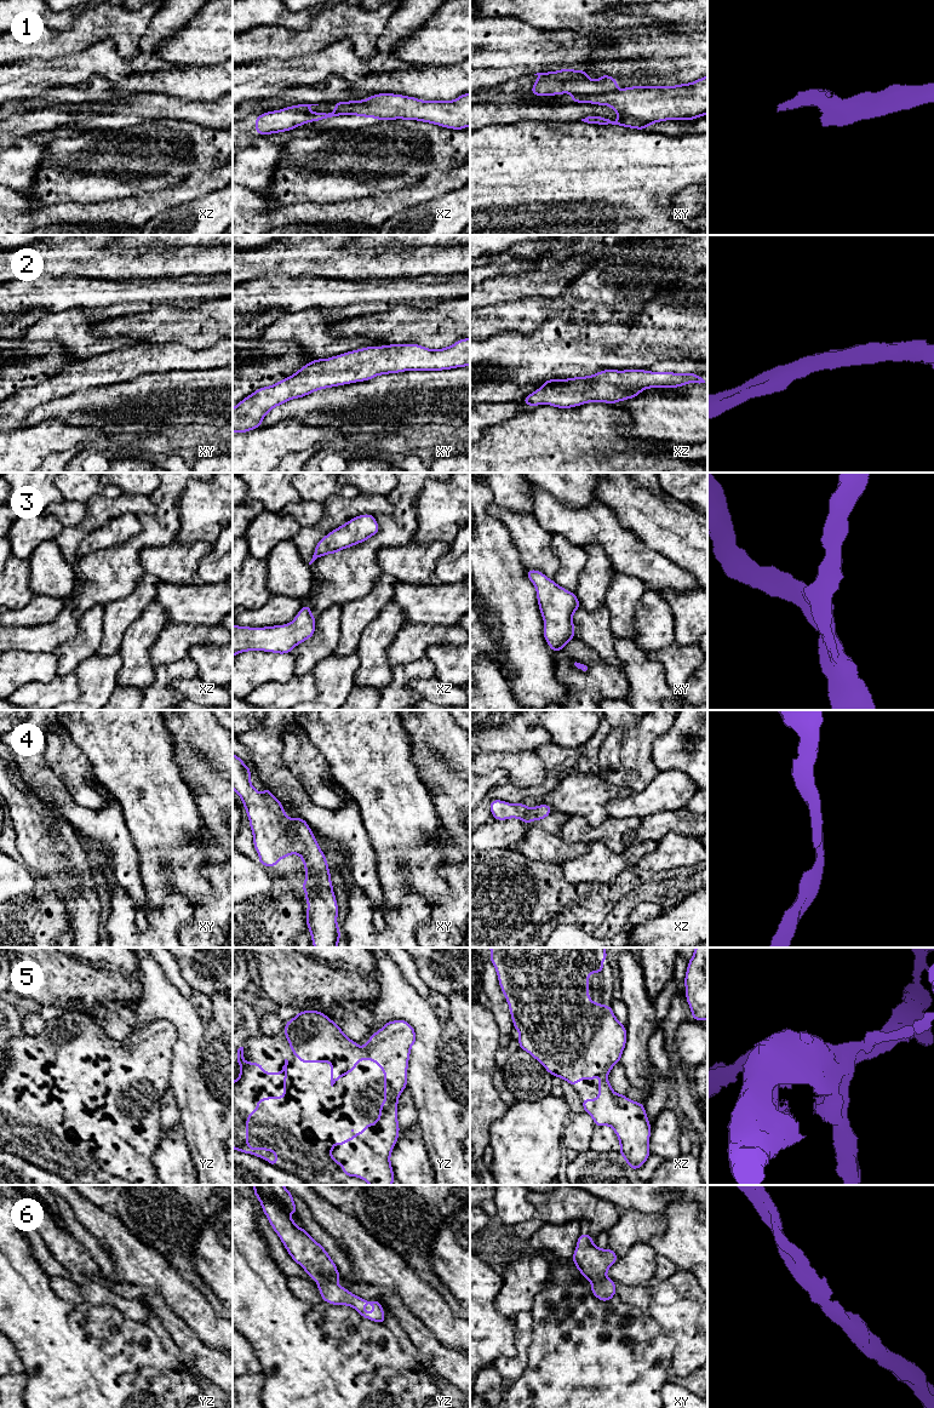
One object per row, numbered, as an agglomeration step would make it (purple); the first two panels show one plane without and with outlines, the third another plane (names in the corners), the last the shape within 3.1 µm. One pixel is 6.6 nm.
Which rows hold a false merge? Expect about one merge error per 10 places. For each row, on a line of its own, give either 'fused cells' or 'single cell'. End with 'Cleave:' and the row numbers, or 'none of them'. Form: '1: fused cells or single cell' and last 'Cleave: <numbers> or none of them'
1: fused cells
2: single cell
3: single cell
4: single cell
5: single cell
6: single cell
Cleave: 1

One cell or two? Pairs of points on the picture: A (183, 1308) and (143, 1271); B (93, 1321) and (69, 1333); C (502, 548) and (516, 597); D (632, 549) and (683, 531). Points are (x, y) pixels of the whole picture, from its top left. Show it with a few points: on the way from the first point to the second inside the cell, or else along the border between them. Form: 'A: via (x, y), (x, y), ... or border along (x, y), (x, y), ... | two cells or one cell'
A: via (175, 1297), (154, 1276) | one cell
B: via (87, 1327), (81, 1333), (75, 1333) | one cell
C: via (502, 560), (502, 583), (504, 585) | one cell
D: border along (624, 526), (670, 560) | two cells

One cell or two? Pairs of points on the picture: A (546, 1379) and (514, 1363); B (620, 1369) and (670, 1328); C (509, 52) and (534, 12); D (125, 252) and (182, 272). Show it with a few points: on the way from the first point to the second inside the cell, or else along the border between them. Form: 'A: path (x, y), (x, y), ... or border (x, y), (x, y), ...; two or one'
A: border (532, 1340), (523, 1372), (506, 1385); two
B: border (646, 1311), (659, 1329), (674, 1341), (671, 1361); two
C: border (499, 16), (514, 16), (533, 27), (555, 30); two
D: path (139, 263), (167, 263); one

